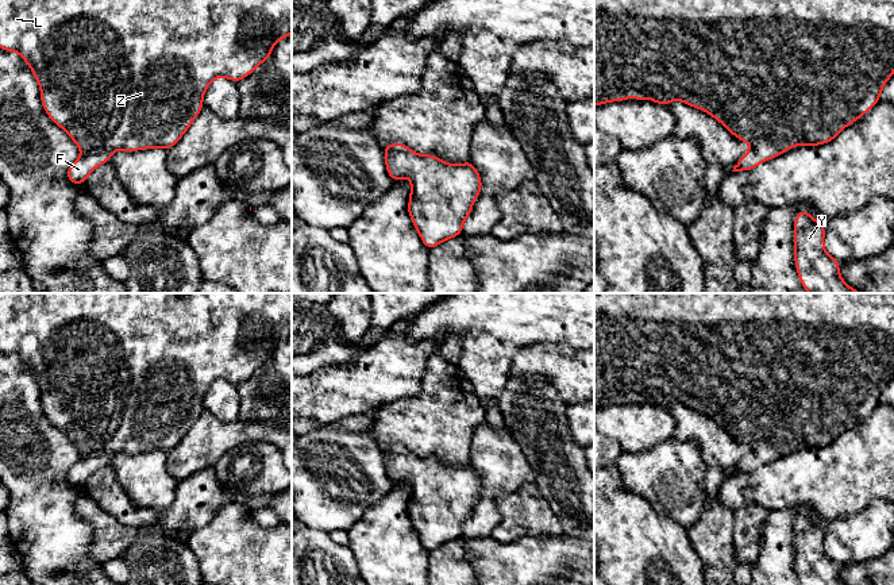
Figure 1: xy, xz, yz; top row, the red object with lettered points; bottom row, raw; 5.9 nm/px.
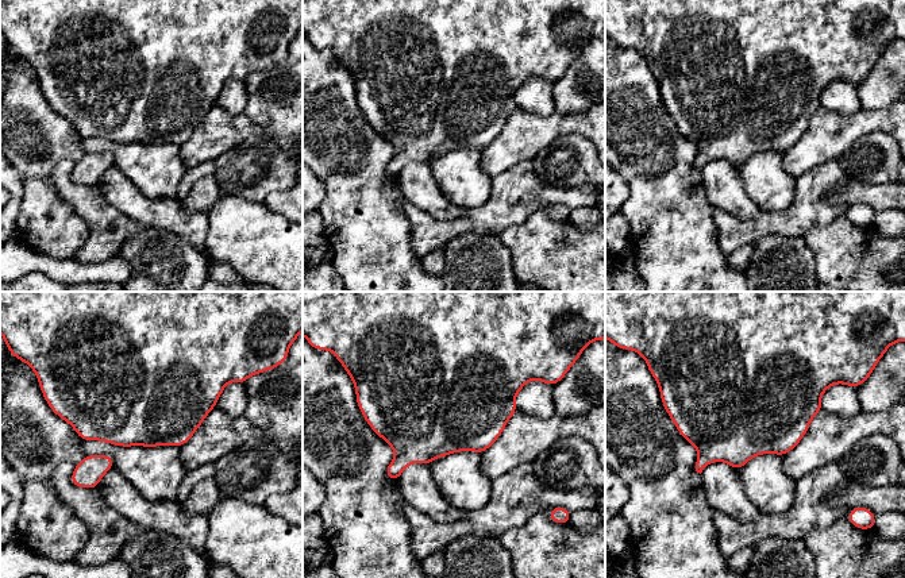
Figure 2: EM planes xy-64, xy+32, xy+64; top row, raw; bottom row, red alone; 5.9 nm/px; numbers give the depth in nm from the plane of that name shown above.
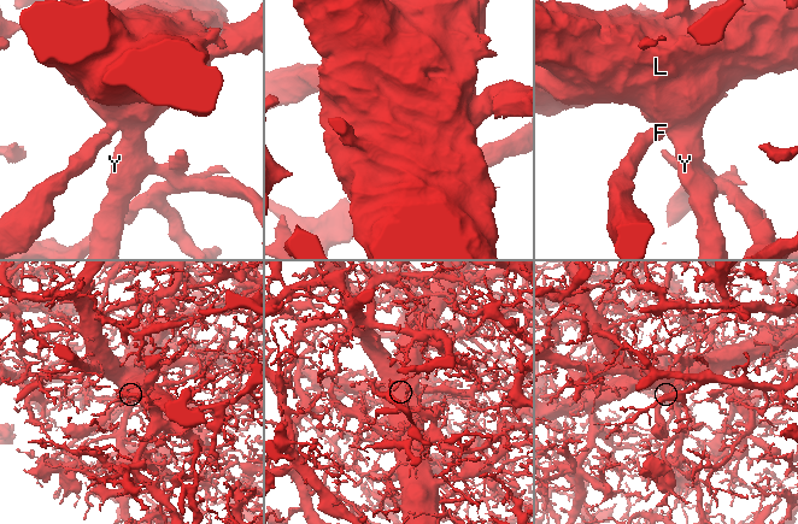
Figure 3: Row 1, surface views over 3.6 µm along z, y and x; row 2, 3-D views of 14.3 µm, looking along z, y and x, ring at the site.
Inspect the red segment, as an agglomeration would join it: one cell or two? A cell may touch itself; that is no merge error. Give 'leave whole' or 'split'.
leave whole

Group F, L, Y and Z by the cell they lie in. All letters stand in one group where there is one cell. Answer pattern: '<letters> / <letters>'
F L Y Z

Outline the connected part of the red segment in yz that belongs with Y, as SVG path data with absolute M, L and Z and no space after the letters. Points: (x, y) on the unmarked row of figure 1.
M806 512L794 519L794 565L801 585L845 585L840 578L839 563L825 553L824 524L816 523Z

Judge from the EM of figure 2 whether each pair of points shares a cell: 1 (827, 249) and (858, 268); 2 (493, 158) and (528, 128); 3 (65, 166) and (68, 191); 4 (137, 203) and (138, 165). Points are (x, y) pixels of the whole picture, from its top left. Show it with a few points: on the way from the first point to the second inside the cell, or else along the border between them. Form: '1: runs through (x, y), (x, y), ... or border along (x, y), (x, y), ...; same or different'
1: runs through (835, 249), (839, 249), (850, 259); same
2: runs through (501, 154), (520, 137); same
3: runs through (65, 172), (65, 185); same
4: border along (115, 165), (146, 196), (166, 199); different

